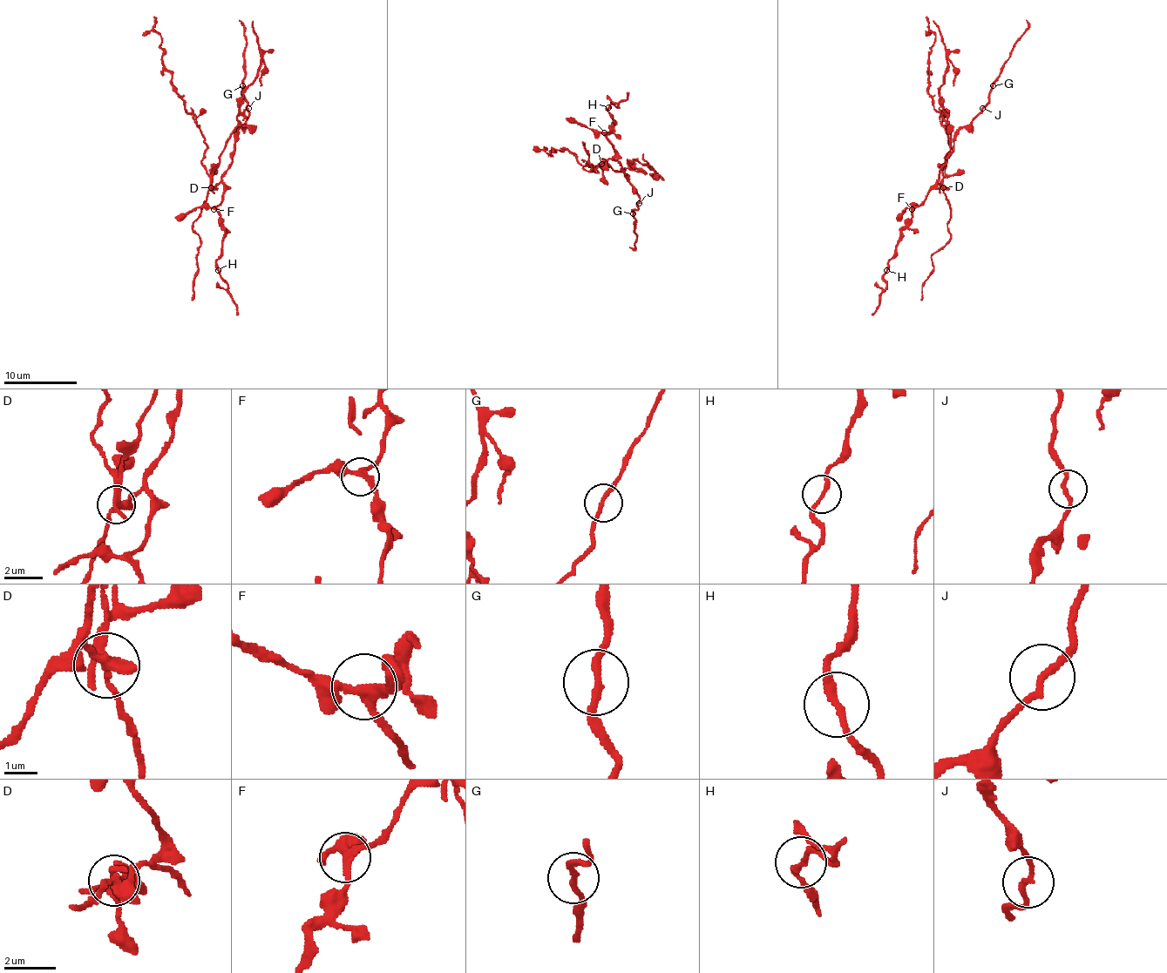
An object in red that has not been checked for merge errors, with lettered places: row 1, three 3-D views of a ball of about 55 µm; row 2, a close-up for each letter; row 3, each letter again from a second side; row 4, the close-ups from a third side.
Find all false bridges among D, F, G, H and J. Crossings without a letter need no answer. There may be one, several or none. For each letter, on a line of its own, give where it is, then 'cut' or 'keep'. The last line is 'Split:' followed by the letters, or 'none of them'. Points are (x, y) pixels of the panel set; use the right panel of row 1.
D: (943, 187) | cut
F: (912, 209) | keep
G: (993, 85) | keep
H: (886, 270) | cut
J: (982, 108) | keep
Split: D, H

